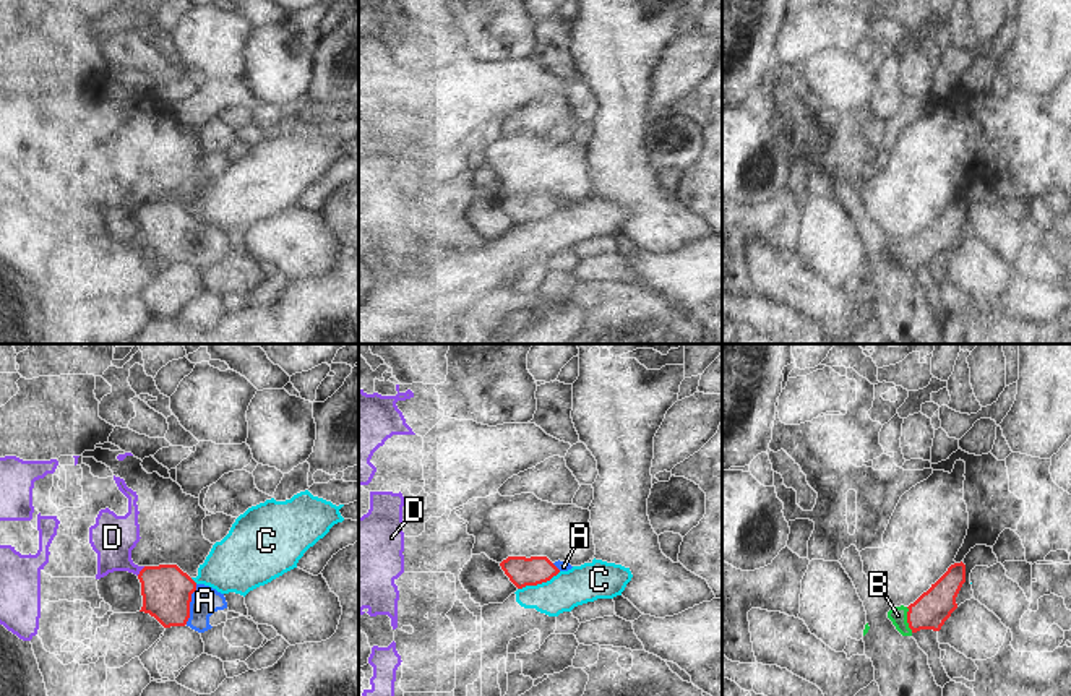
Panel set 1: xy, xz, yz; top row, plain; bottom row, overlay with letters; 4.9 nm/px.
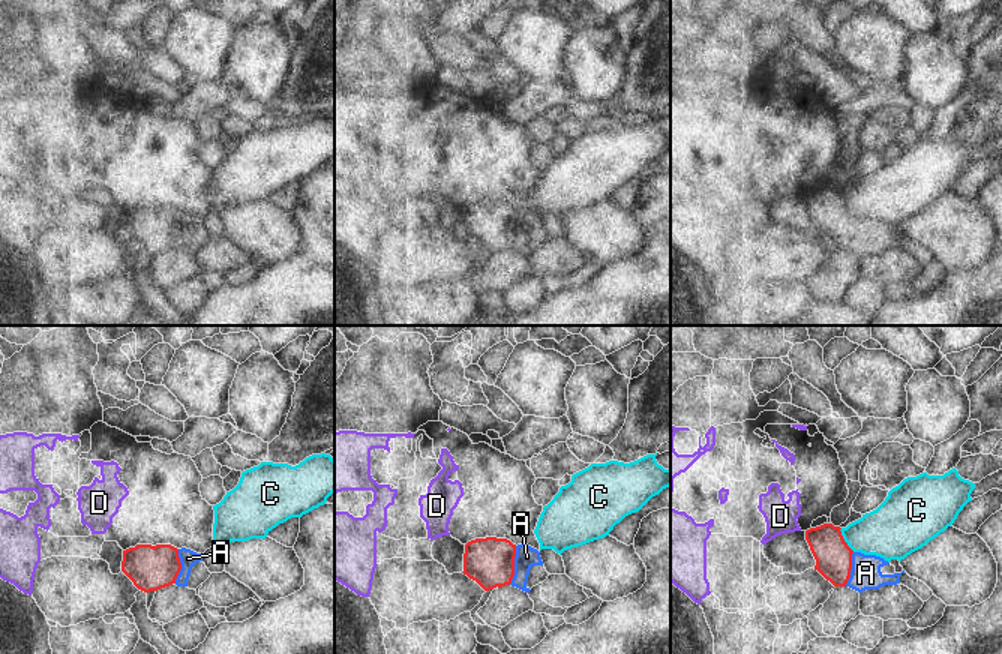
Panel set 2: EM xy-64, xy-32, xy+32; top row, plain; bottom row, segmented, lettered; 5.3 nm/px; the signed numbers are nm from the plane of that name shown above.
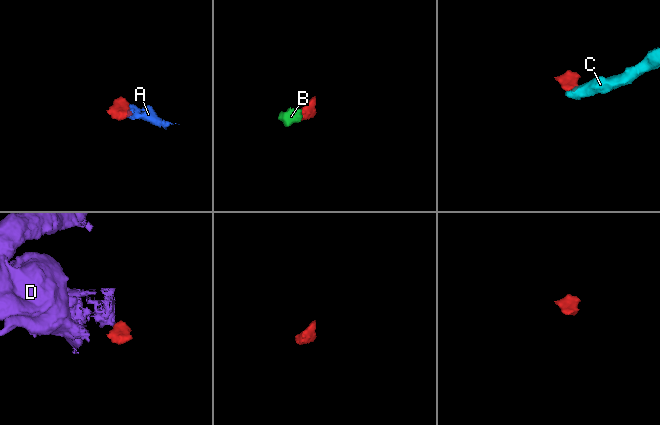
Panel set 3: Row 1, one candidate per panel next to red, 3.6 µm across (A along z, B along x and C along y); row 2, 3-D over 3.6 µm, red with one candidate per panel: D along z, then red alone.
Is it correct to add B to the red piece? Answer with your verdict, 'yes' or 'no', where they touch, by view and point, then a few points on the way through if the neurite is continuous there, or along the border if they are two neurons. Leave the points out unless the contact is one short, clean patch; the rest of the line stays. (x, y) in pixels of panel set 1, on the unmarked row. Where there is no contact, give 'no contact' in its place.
yes | yz (907, 257) | across yz (932, 245), (907, 257), (898, 252)

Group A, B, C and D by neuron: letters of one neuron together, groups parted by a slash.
A B / C / D

